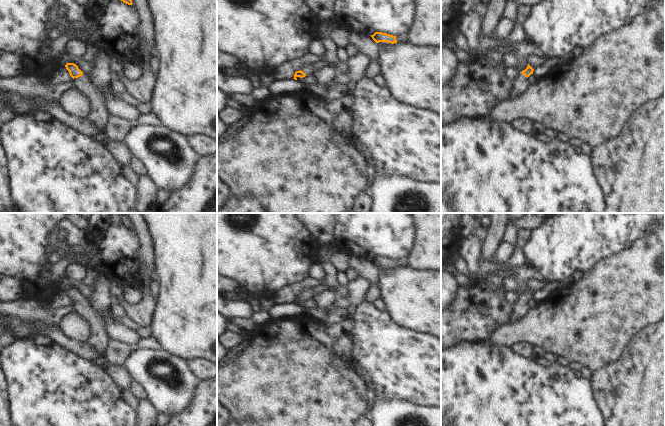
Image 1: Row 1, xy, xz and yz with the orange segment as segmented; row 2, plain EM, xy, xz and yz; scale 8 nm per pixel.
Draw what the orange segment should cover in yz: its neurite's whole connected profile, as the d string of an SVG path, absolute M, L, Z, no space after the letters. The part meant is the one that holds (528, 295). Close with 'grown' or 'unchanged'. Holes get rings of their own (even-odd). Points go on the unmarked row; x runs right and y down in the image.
M528 288L527 292L519 298L512 308L508 324L518 321L527 314L527 312L530 310L527 302L533 298L533 295L534 293Z; grown

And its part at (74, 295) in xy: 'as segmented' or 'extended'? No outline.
extended

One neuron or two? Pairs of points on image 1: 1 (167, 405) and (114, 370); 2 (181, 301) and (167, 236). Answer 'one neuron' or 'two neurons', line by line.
1: two neurons
2: one neuron

